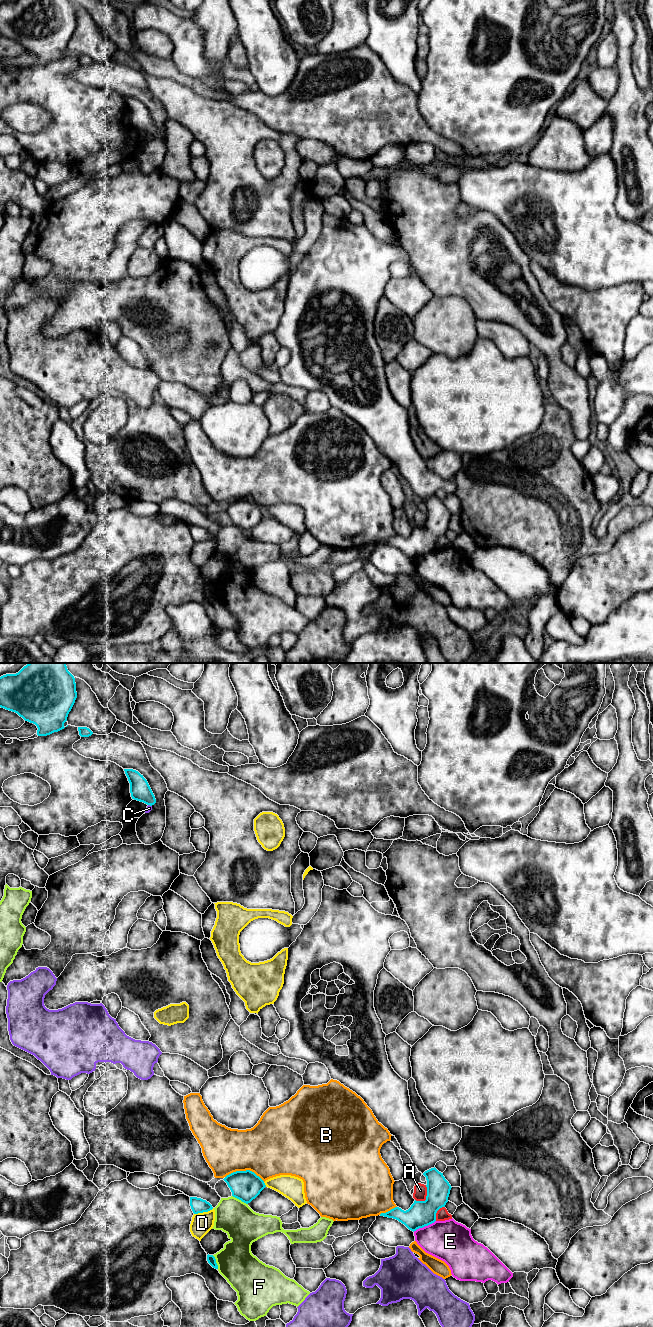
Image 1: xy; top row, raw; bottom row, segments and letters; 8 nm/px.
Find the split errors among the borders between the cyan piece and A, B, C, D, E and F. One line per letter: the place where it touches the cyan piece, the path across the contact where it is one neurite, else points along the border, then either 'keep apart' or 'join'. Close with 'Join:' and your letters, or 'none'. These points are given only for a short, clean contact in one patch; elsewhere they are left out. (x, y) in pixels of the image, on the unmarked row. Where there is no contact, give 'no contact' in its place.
A: meets cyan in xy at (426, 525); border along xy (426, 513), (426, 526), (416, 529); keep apart
B: meets cyan in xy at (245, 499); keep apart
C: meets cyan in xy at (150, 133); keep apart
D: meets cyan in xy at (203, 539); keep apart
E: meets cyan in xy at (424, 554); keep apart
F: meets cyan in xy at (240, 527); keep apart
Join: none

